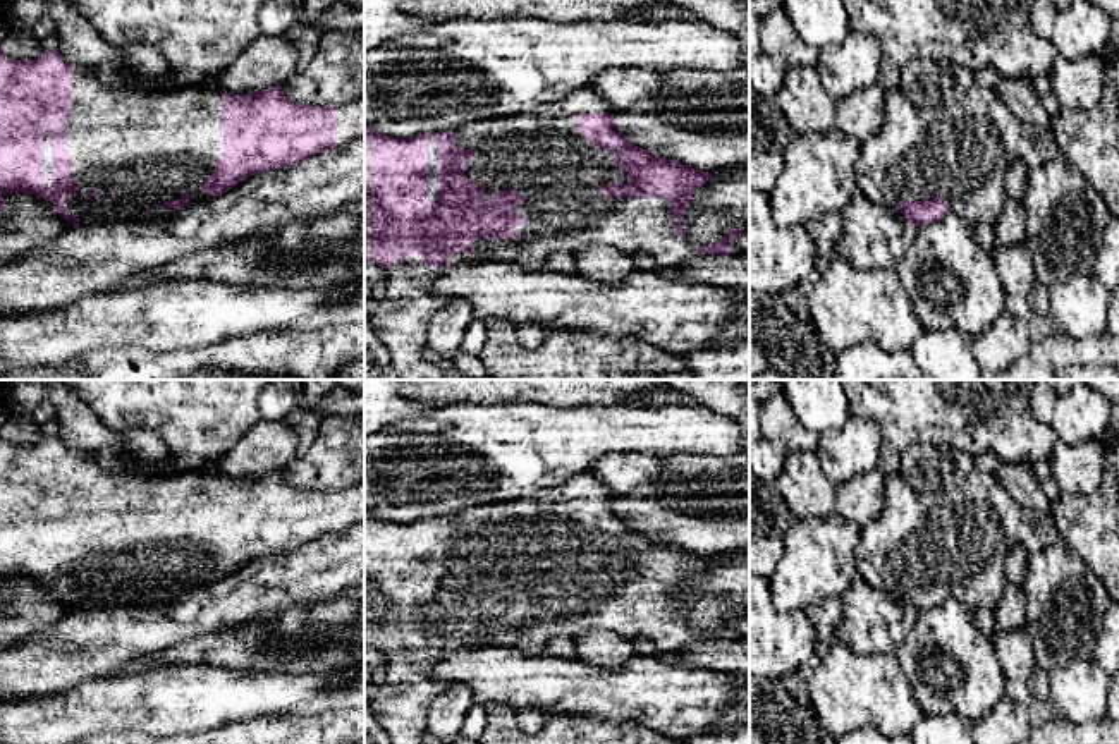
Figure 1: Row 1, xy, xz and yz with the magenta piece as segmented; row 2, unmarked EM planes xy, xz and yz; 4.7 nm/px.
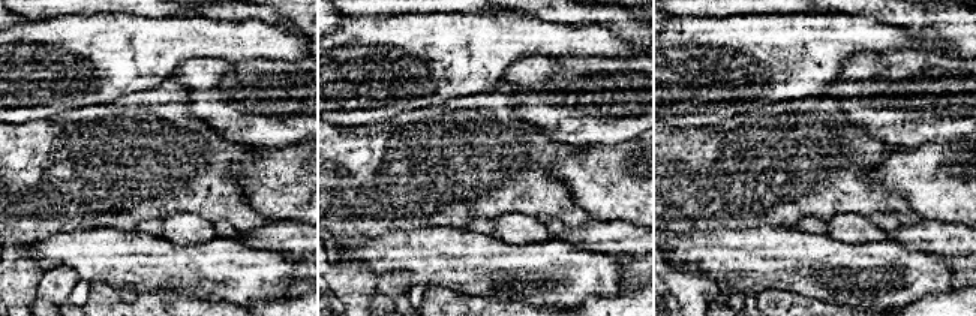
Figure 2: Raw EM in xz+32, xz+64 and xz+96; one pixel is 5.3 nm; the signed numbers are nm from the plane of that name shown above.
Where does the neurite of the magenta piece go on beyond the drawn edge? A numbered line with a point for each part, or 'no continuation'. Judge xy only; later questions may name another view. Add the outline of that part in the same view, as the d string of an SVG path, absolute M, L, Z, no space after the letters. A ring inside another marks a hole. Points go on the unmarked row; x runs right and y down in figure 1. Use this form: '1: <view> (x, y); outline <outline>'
1: xy (140, 535); outline M72 452L72 498L65 505L65 534L72 540L76 579L65 581L65 598L77 600L79 610L168 603L175 593L165 586L189 581L194 591L210 584L203 567L223 543L225 476L194 469L162 478L131 473L107 473L89 452Z

